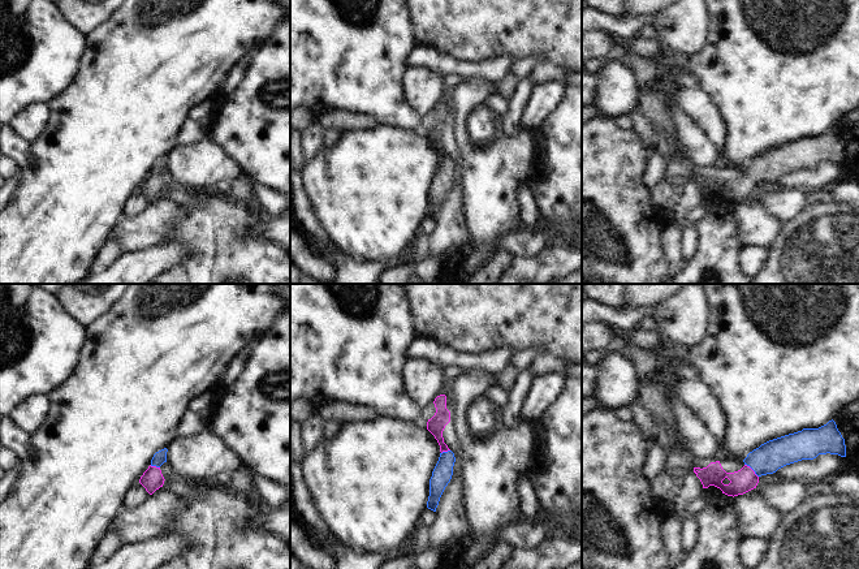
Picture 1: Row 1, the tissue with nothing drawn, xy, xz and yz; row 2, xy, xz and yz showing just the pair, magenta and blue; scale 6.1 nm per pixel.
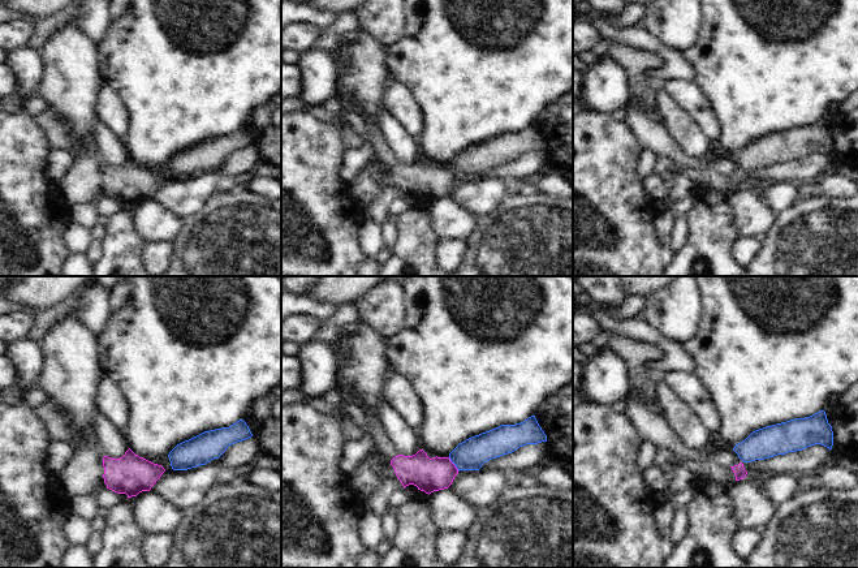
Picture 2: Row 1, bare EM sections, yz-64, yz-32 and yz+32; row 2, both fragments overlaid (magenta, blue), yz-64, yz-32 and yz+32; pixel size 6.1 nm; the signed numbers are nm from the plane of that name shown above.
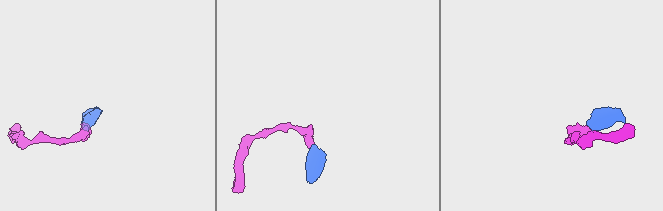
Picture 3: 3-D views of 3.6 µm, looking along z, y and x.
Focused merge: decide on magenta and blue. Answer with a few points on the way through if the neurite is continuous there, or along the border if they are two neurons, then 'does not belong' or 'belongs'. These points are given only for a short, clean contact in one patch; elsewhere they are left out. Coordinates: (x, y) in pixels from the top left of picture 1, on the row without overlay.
way yz (745, 188), (752, 179), (763, 168), (773, 163); belongs

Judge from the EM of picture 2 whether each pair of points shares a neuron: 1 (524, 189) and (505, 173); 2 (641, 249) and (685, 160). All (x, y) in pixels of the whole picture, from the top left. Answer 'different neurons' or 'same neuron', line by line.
1: different neurons
2: different neurons

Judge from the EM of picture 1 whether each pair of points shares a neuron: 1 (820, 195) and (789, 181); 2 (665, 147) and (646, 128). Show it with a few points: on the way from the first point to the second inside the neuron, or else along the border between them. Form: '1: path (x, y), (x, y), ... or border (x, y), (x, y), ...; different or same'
1: border (811, 188), (828, 189); different
2: path (660, 142), (651, 133); same

